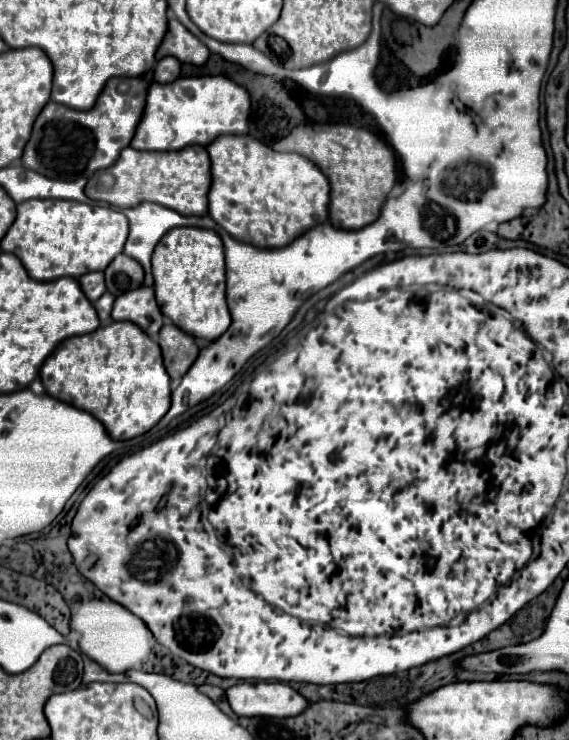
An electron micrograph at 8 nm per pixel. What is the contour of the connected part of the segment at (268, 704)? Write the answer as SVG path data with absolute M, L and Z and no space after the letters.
M243 682L227 690L227 700L237 716L289 718L309 706L297 690L281 682Z

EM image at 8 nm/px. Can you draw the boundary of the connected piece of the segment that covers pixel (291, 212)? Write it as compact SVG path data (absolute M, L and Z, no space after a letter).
M223 134L207 144L211 156L211 188L209 188L209 216L225 228L233 238L253 244L257 248L287 246L293 238L315 224L327 222L329 206L329 180L305 156L293 152L275 152L253 136Z

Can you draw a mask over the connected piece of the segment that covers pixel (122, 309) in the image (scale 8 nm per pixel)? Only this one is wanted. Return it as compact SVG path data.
M149 286L135 288L133 292L125 292L125 296L119 296L115 300L111 318L129 320L129 322L137 324L153 340L159 338L157 334L159 334L159 328L163 326L163 314L155 300L153 288L149 288Z

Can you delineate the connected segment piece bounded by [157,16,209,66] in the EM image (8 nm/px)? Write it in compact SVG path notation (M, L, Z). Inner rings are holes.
M171 16L167 34L165 34L165 38L157 50L157 60L163 56L175 56L181 62L201 66L201 64L205 64L209 50L175 16Z

